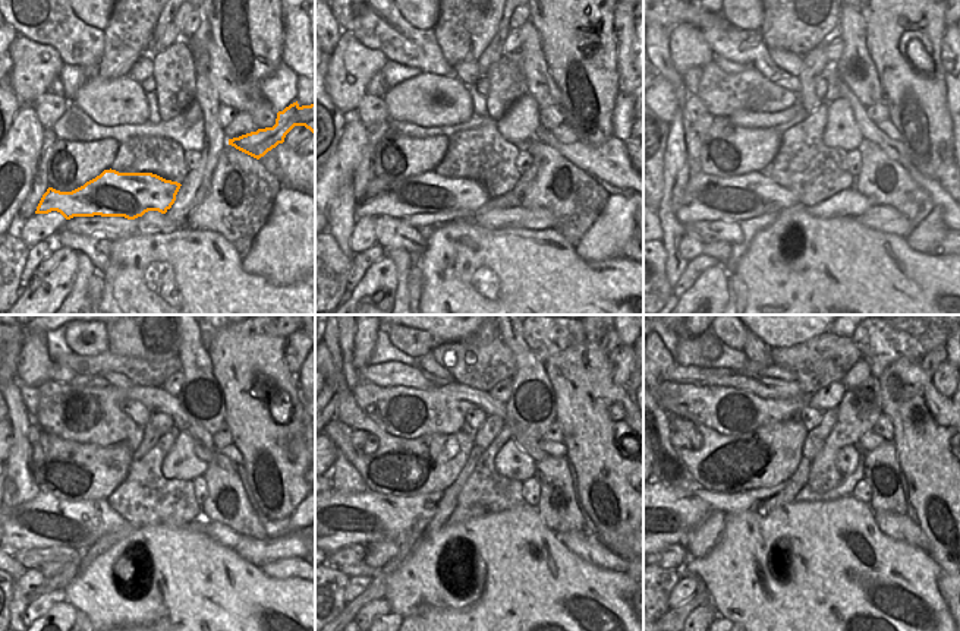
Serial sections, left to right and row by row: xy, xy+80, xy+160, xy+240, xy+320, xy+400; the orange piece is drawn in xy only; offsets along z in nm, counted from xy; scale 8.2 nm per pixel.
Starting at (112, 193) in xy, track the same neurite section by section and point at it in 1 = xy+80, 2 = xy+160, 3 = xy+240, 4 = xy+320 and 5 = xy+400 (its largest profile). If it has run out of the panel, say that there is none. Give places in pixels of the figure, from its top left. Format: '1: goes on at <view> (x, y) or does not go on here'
1: goes on at xy+80 (425, 193)
2: goes on at xy+160 (707, 198)
3: goes on at xy+240 (46, 521)
4: goes on at xy+320 (345, 519)
5: goes on at xy+400 (673, 513)

